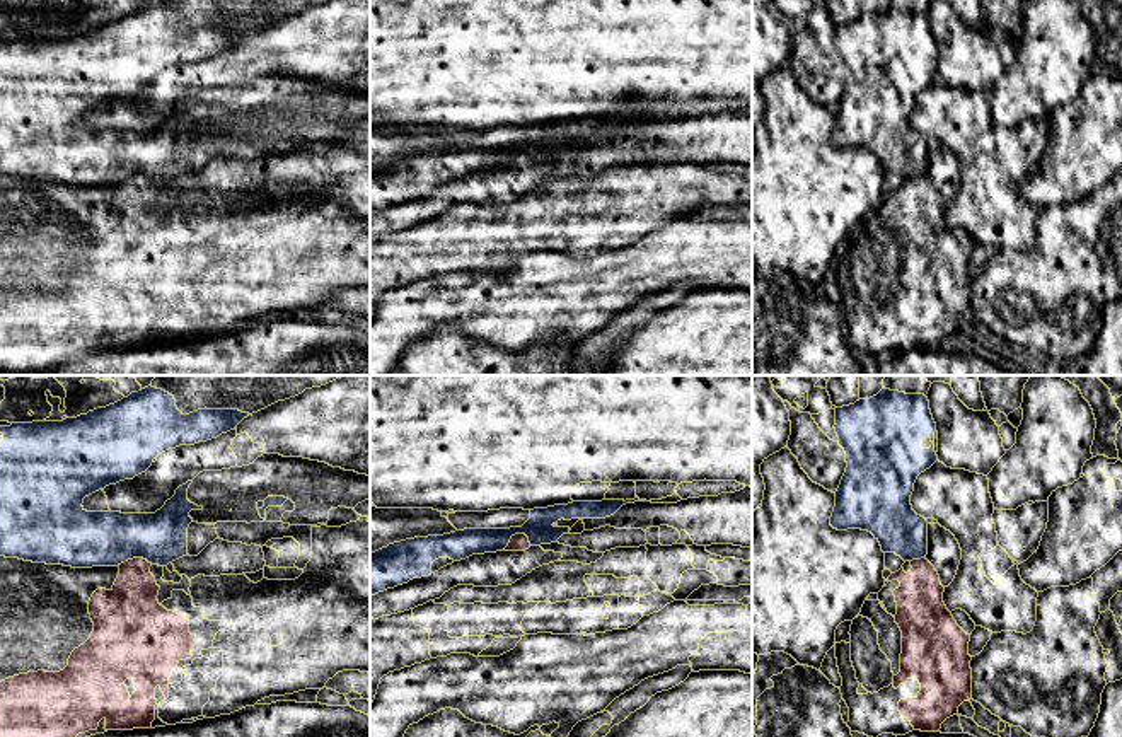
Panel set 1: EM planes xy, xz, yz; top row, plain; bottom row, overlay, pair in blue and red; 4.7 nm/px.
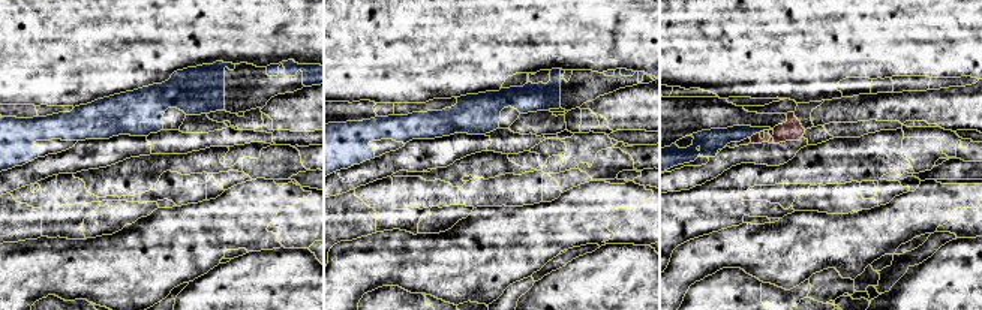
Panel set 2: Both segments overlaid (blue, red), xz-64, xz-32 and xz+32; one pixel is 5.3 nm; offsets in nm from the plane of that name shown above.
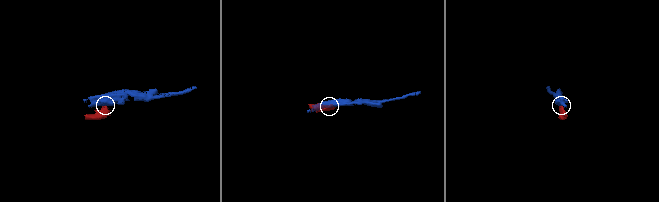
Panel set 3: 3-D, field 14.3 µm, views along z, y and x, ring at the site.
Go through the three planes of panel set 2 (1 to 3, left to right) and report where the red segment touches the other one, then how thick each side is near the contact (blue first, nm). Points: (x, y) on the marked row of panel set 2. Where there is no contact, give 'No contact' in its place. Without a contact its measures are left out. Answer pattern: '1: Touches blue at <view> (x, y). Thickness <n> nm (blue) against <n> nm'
1: No contact
2: No contact
3: Touches blue at xz+32 (754, 134). Thickness 130 nm (blue) against 50 nm

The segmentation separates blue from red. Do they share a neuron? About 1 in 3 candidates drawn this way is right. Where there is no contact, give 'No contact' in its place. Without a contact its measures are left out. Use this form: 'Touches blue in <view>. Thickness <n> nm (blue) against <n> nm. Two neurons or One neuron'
Touches blue in xz. Thickness 140 nm (blue) against 80 nm. Two neurons

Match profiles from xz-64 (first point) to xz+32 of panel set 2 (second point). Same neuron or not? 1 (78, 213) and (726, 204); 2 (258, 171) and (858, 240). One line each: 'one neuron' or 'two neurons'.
1: one neuron
2: two neurons

